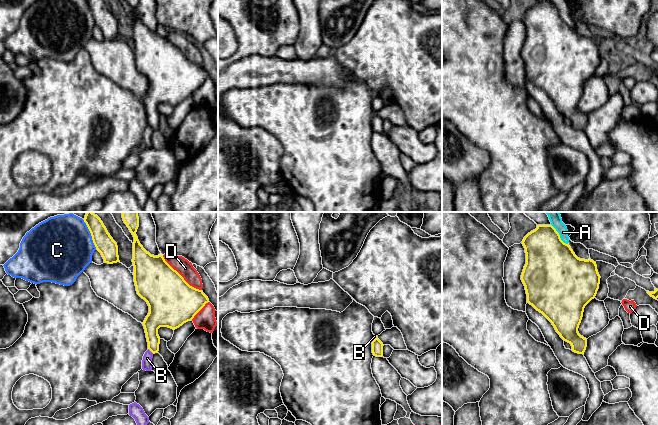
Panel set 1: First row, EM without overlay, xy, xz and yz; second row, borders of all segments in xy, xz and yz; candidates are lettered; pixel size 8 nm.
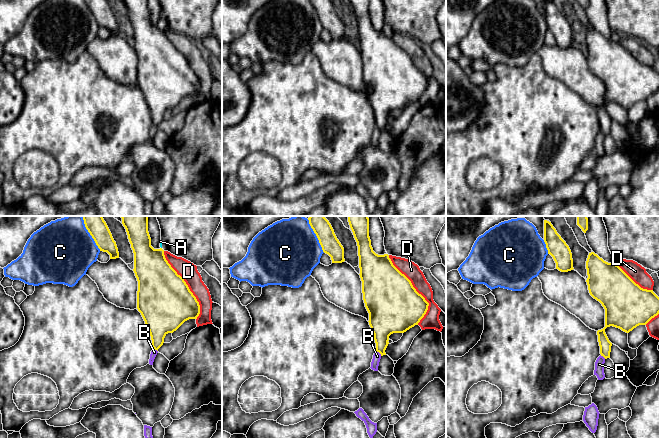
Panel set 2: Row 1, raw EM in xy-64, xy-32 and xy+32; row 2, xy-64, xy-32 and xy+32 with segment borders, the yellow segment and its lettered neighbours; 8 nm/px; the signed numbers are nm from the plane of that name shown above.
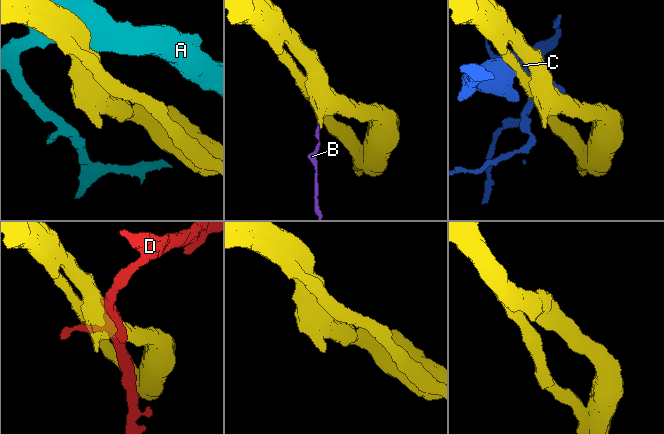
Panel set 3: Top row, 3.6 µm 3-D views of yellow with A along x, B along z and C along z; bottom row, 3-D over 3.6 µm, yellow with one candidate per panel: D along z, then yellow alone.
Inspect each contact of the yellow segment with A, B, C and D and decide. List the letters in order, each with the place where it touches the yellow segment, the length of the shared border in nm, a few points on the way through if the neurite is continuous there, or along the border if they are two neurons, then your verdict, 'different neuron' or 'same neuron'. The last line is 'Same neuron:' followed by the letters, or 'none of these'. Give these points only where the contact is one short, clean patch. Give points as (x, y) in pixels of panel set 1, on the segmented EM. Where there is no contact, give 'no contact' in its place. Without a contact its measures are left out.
A: meets yellow in yz at (559, 235); contact 220 nm long; different neuron
B: meets yellow in xy at (151, 351); contact 60 nm long; border along xy (148, 348), (153, 353); different neuron
C: meets yellow in xy at (91, 235); contact 260 nm long; different neuron
D: meets yellow in xy at (181, 276); contact 420 nm long; different neuron
Same neuron: none of these

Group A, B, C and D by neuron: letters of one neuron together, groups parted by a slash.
A / B / C / D

